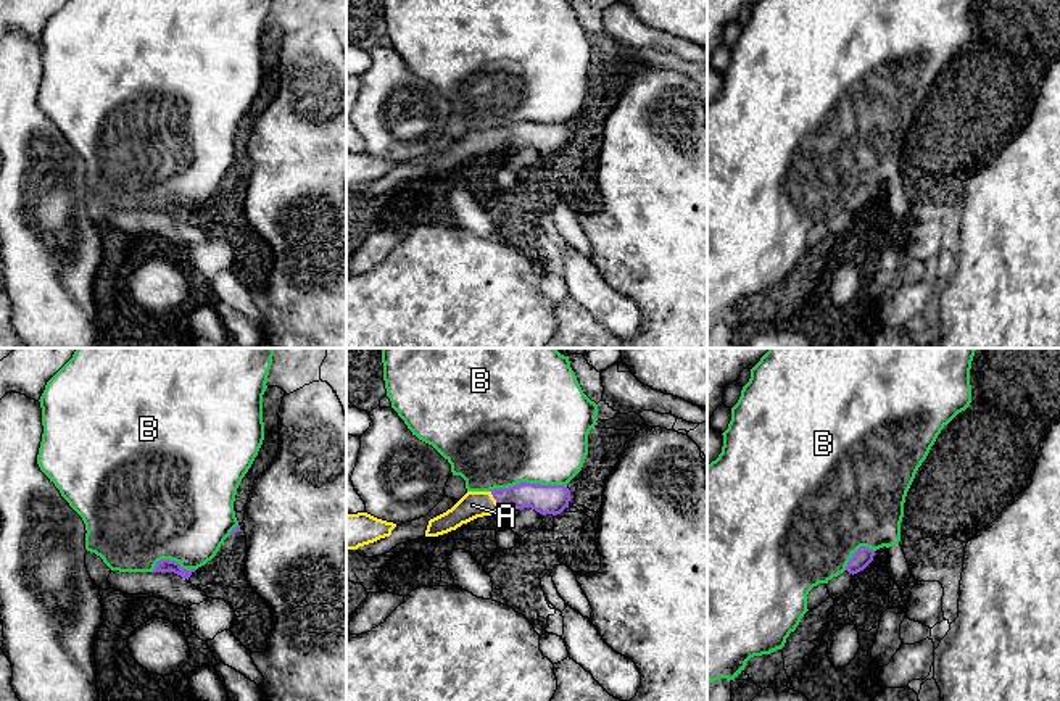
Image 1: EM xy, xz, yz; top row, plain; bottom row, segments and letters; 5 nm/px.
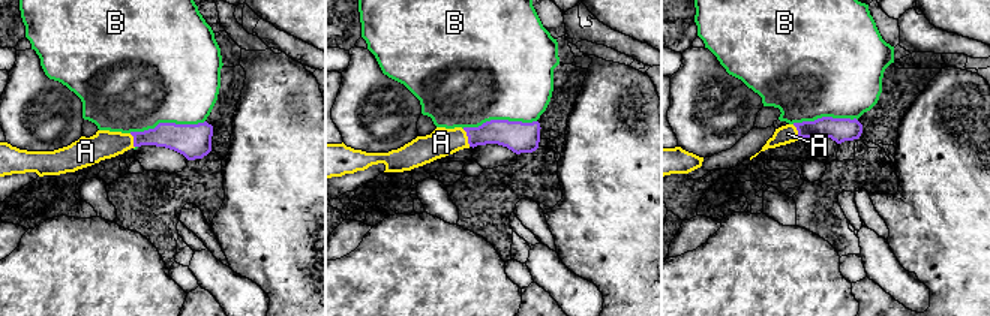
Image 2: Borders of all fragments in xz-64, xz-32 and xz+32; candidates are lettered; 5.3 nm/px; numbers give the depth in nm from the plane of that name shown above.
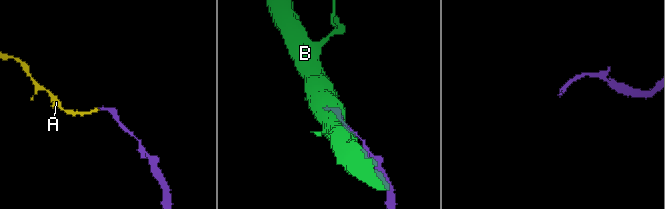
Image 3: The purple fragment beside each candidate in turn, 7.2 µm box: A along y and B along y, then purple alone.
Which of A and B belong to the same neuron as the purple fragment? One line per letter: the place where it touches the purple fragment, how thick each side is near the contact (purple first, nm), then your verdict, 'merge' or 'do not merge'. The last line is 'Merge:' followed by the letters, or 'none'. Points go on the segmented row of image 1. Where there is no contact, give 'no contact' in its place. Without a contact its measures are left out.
A: xz (495, 498) | 140/140 nm | merge
B: xz (527, 484) | 140/480 nm | do not merge
Merge: A

